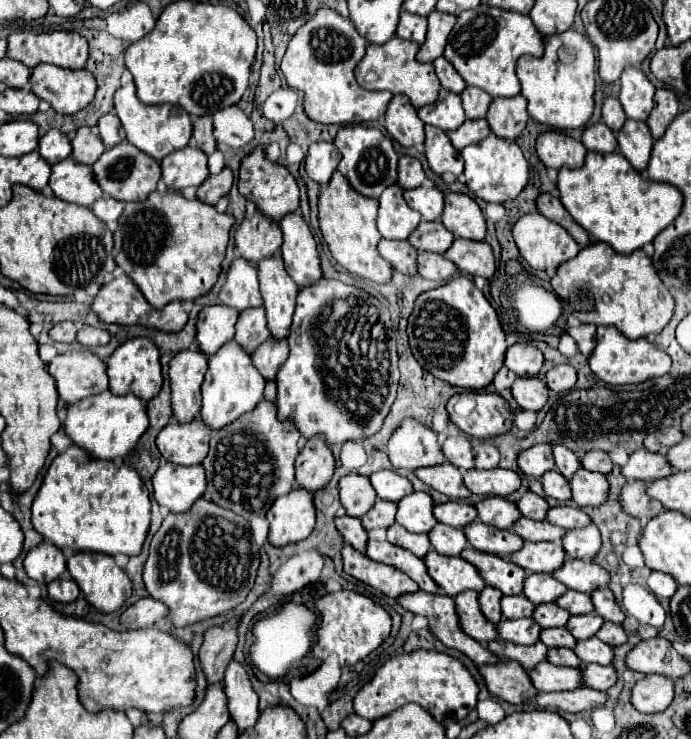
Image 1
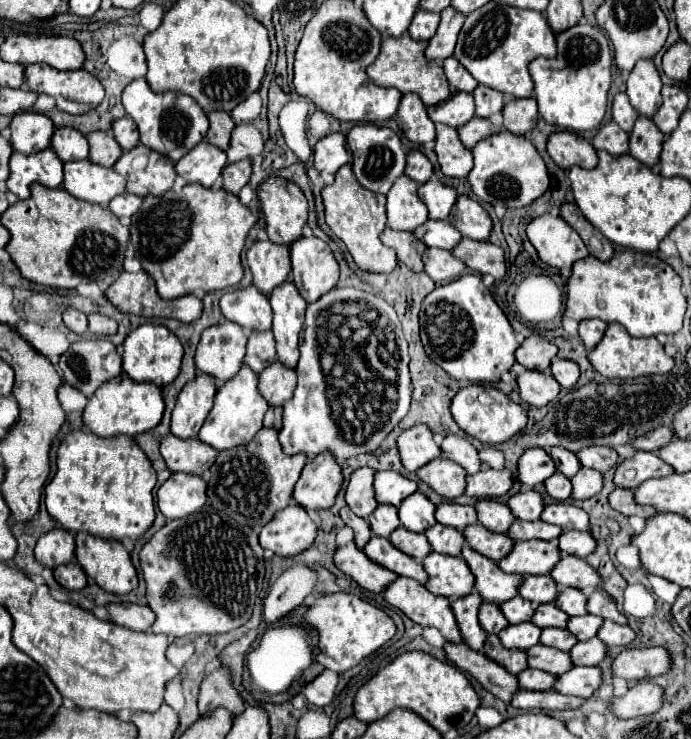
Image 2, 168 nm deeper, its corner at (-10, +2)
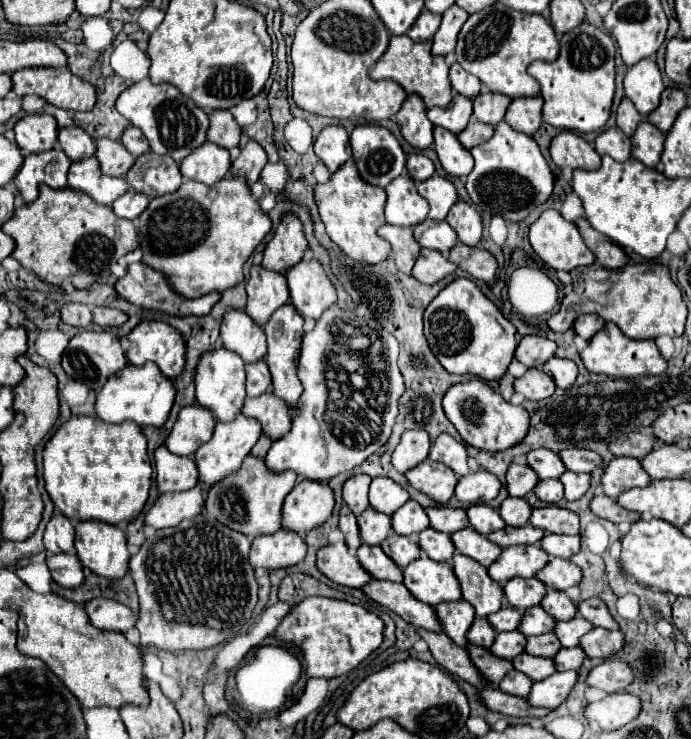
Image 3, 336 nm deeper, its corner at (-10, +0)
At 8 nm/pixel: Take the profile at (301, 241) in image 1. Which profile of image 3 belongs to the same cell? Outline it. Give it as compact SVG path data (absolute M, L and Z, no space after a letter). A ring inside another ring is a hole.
M302 260L286 274L290 288L290 302L298 314L310 320L318 320L324 310L336 302L336 290L324 274L318 260Z

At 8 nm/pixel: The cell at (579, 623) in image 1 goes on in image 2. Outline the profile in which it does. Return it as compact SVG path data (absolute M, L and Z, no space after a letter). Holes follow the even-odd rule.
M584 614L584 616L576 616L568 620L568 630L578 638L578 640L590 640L598 634L600 624L604 620L600 620L600 616L592 616L592 614Z

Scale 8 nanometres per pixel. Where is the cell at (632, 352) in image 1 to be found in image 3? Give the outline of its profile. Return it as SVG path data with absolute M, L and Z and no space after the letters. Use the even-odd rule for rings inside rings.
M606 322L604 330L590 338L588 346L580 352L580 358L588 372L604 374L608 378L636 378L646 374L662 374L668 368L668 362L658 352L654 340L632 340L624 336L612 322Z

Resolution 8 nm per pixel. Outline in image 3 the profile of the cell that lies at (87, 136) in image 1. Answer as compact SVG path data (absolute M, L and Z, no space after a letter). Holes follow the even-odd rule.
M108 138L96 140L96 158L100 162L100 170L116 178L126 176L126 172L136 162L136 156L132 156L120 140L108 140Z

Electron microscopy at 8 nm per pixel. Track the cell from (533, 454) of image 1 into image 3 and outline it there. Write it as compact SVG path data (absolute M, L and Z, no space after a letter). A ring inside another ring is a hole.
M510 464L506 474L506 490L508 496L522 498L526 496L538 482L538 476L526 464Z

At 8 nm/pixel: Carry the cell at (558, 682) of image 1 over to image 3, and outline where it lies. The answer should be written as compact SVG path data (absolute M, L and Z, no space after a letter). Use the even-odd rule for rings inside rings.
M510 670L504 680L500 682L500 690L504 690L506 694L516 694L516 696L522 696L528 694L532 688L532 680L528 680L524 674L520 674L518 670Z

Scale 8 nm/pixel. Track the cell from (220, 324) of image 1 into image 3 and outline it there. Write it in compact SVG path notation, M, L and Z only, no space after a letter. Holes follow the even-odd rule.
M224 348L208 352L202 356L196 370L196 400L200 406L210 410L218 422L232 422L232 418L236 418L236 414L244 406L246 398L244 380L246 380L244 362L238 354L232 354Z

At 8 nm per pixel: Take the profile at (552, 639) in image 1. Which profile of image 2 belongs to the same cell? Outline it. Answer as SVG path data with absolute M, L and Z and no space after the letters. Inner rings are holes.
M544 628L540 636L540 644L544 646L554 646L560 650L570 650L576 644L576 636L568 632L568 628Z

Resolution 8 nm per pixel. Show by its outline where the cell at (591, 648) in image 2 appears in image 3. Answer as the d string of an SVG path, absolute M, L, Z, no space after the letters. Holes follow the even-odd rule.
M576 646L576 648L562 648L552 660L554 660L554 668L558 672L564 672L564 670L578 670L584 658L586 658L584 652Z

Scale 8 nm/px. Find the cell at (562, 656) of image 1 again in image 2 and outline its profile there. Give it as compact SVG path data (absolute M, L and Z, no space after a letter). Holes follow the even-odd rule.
M536 644L534 648L528 648L528 666L560 676L568 672L568 668L572 668L574 664L568 652L552 648L552 646Z

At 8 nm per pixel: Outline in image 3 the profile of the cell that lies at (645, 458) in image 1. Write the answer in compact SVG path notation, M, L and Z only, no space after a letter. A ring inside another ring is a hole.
M612 458L600 478L604 494L616 498L616 494L630 490L634 486L648 486L650 476L644 472L642 464L636 458Z

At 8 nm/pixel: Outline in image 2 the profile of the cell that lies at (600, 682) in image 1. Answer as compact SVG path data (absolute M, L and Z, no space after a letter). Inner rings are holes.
M574 666L572 670L564 672L554 690L568 694L568 696L582 696L590 698L602 684L602 668L598 666Z

